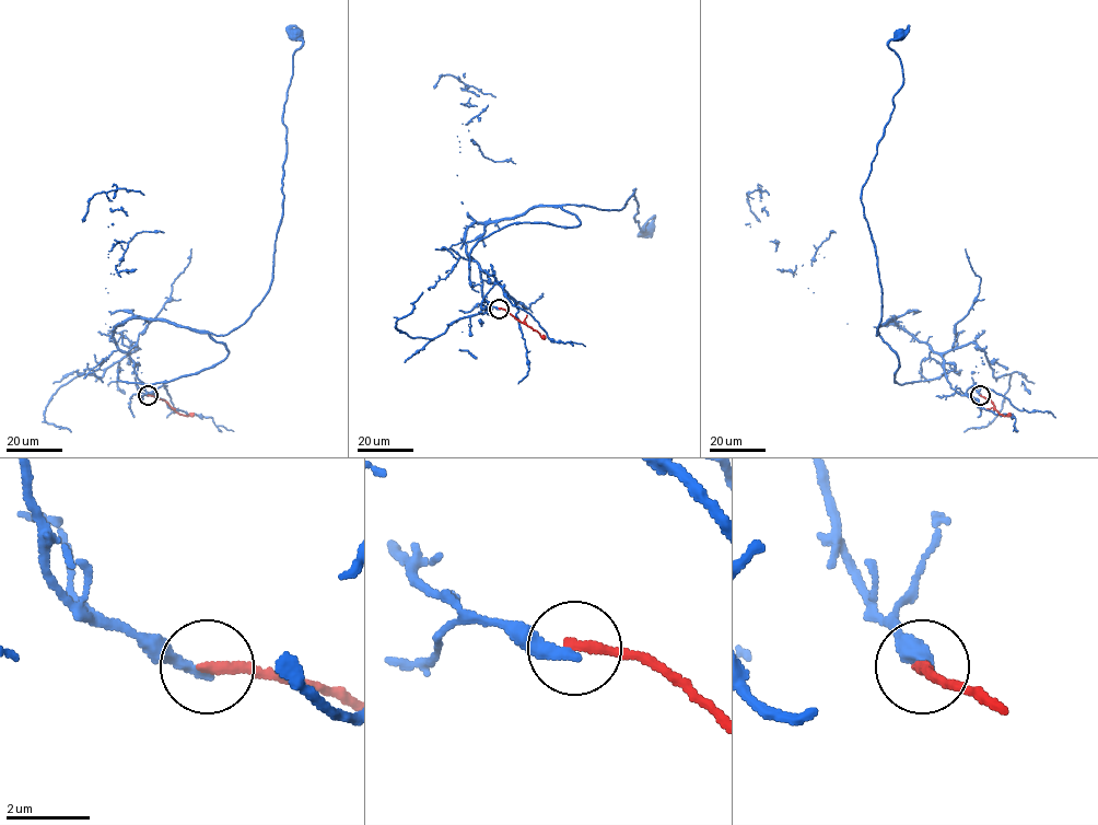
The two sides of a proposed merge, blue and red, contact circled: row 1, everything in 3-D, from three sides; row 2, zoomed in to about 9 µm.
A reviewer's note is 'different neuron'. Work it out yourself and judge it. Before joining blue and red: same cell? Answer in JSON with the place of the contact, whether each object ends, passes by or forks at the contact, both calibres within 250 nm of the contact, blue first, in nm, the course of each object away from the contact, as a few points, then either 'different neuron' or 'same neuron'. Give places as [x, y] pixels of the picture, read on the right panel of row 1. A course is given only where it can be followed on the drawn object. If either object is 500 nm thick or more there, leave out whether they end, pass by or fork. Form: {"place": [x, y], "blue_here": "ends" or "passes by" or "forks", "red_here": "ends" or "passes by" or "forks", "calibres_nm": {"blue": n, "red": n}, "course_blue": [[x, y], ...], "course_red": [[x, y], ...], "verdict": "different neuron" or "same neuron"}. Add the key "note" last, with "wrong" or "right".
{"place": [980, 395], "blue_here": "ends", "red_here": "ends", "calibres_nm": {"blue": 320, "red": 240}, "course_blue": [[980, 395], [953, 388], [894, 317], [877, 335], [861, 200], [903, 83], [900, 35]], "course_red": [[980, 395], [989, 399], [1000, 414], [1011, 415]], "verdict": "different neuron", "note": "right"}

